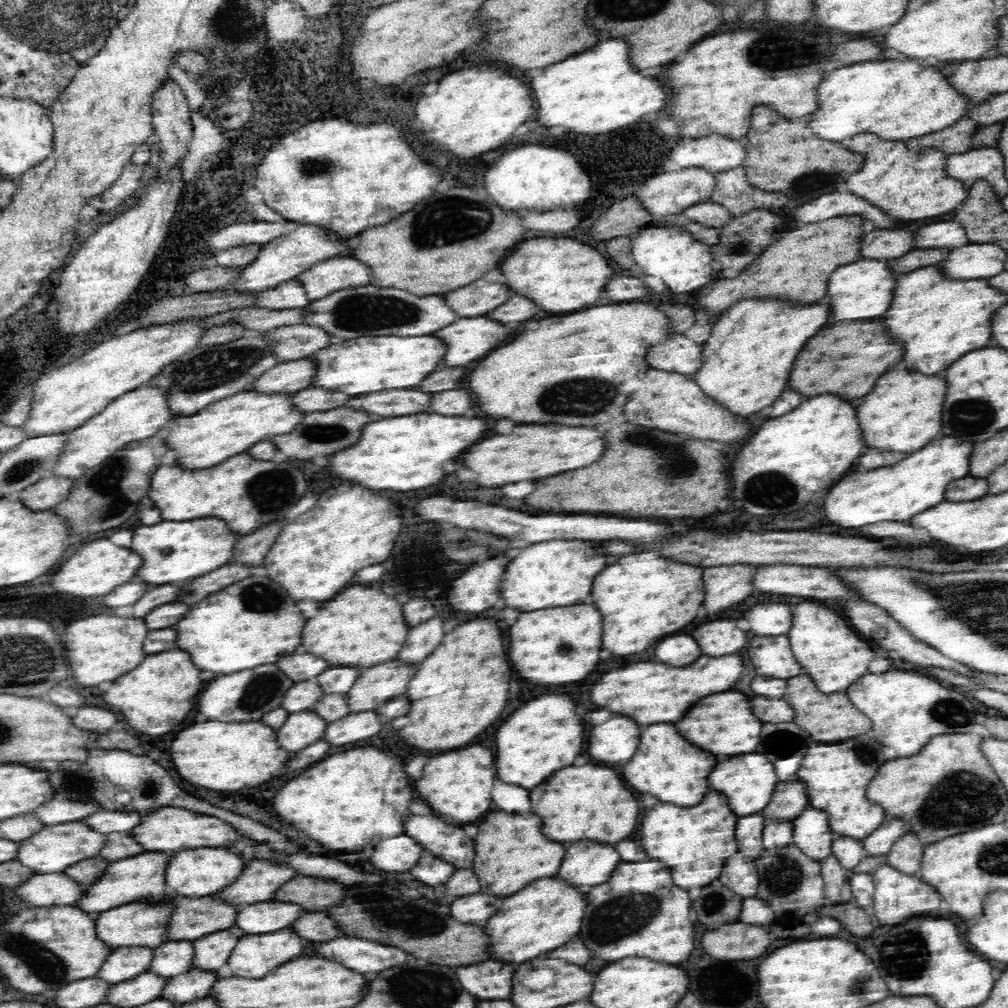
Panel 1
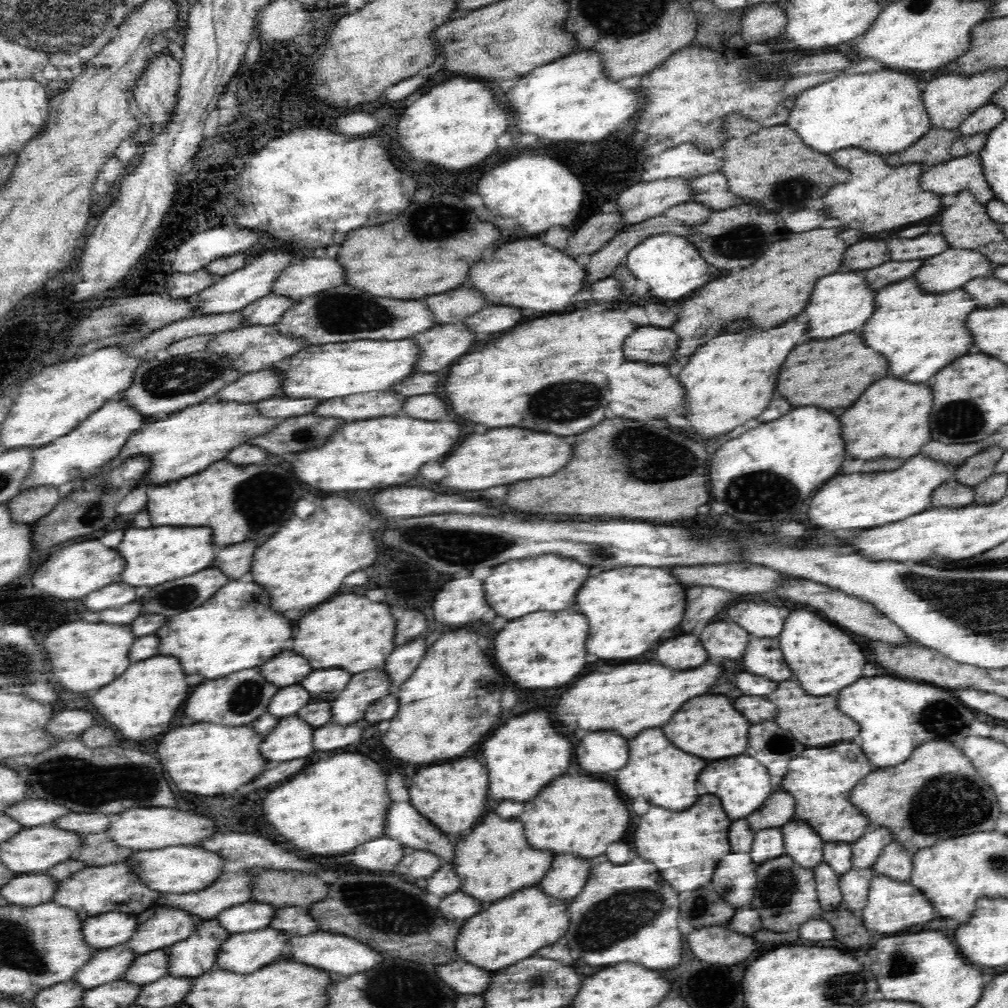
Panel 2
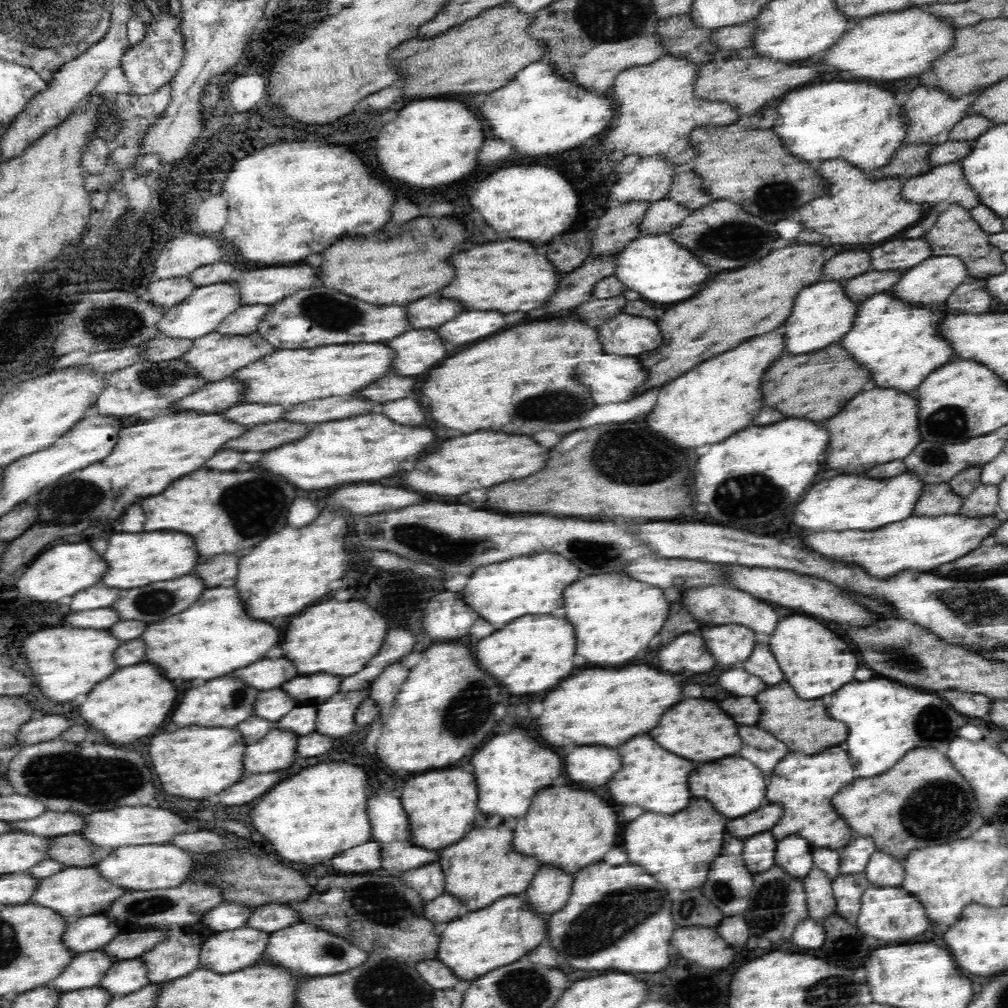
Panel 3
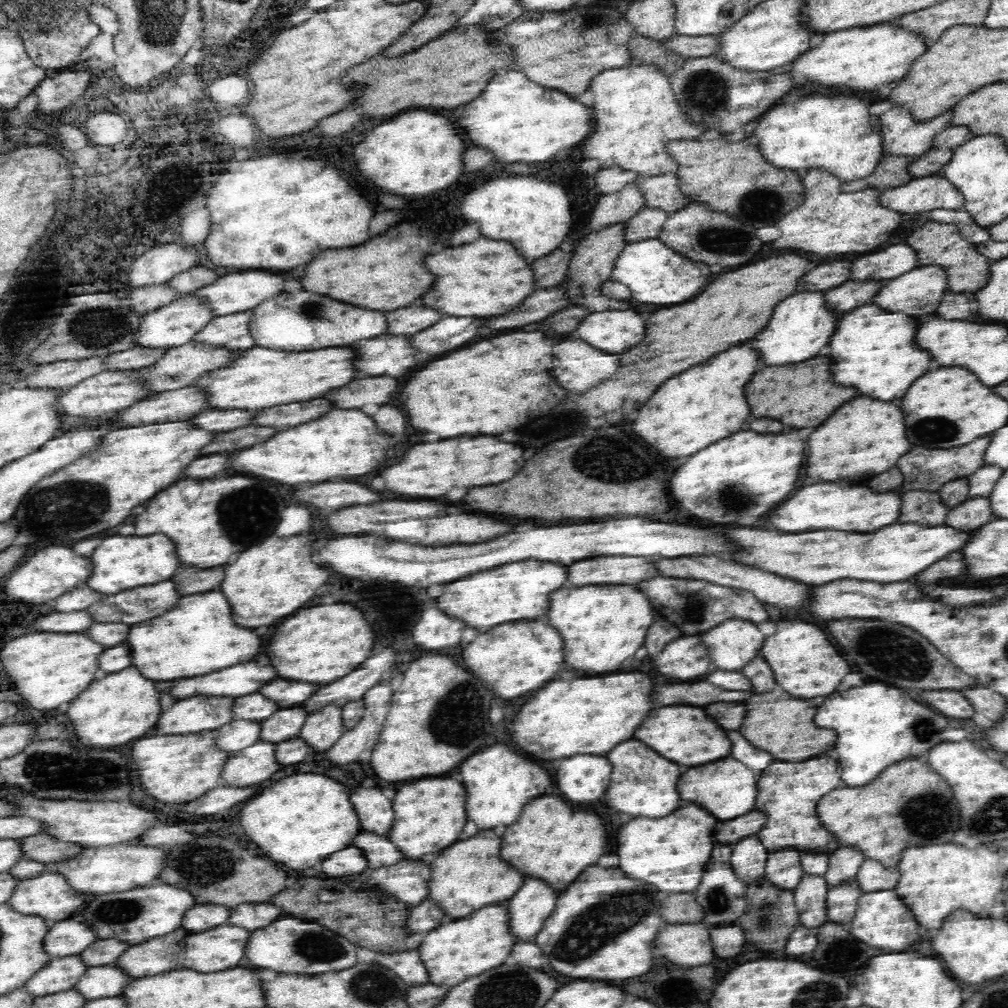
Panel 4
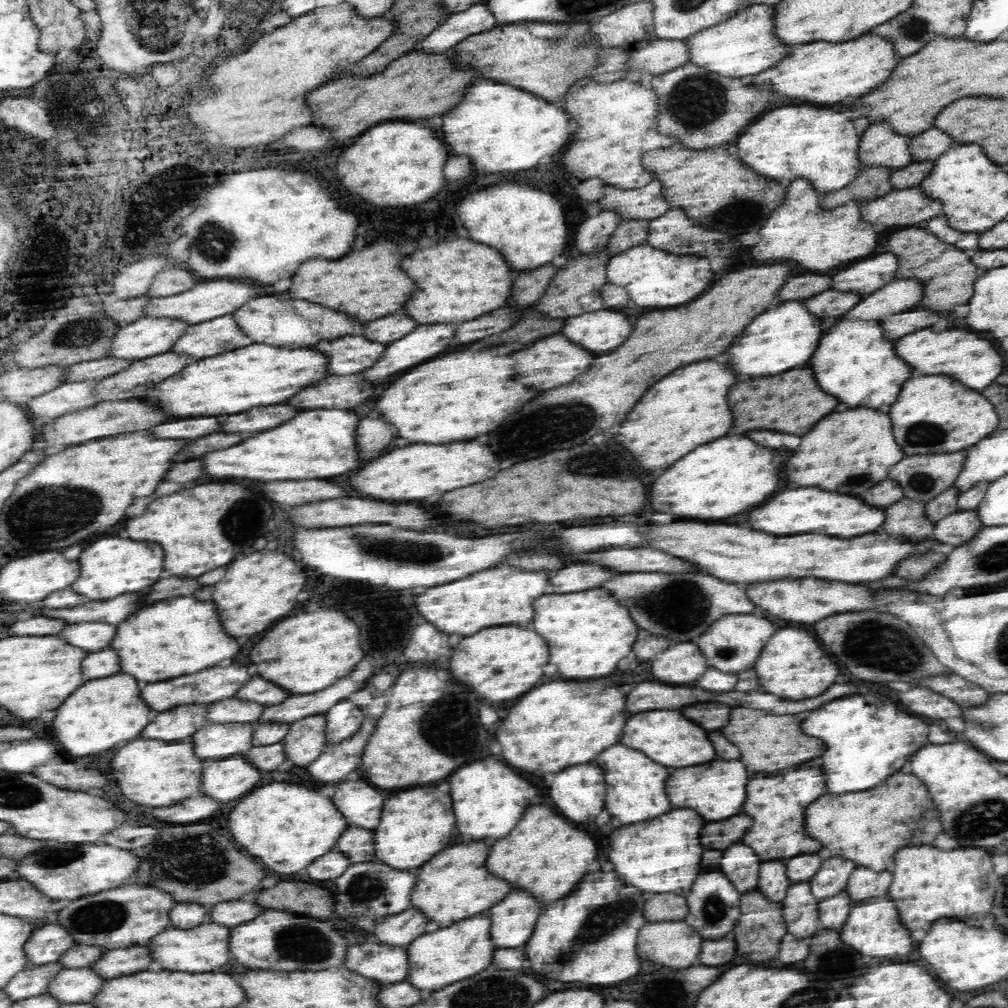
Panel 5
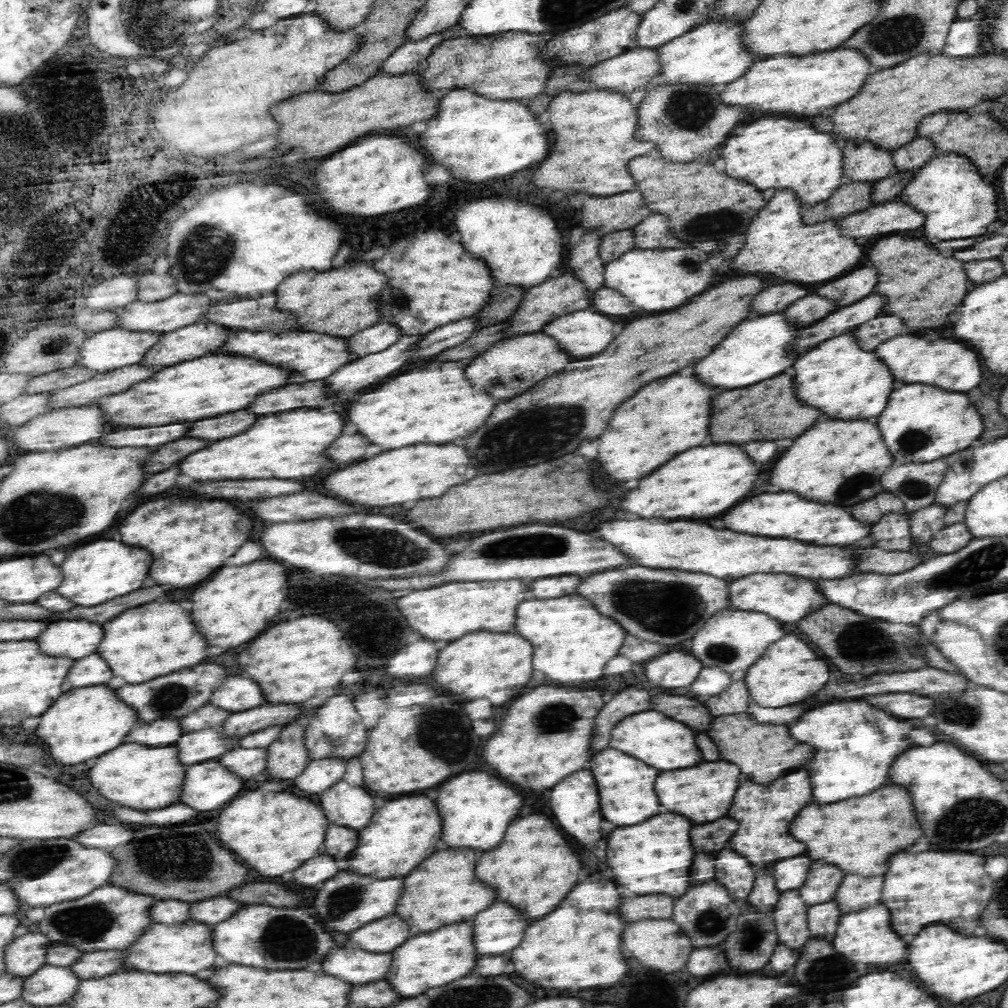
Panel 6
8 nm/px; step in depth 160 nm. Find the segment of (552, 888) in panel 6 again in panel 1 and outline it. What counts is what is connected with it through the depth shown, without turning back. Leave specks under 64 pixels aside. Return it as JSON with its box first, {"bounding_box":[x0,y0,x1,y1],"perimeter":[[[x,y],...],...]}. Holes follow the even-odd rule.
{"bounding_box":[530,762,640,844],"perimeter":[[[592,762],[584,766],[568,766],[558,770],[558,774],[546,778],[542,786],[536,786],[530,798],[532,812],[538,814],[544,822],[544,836],[556,842],[578,842],[588,838],[604,844],[618,844],[620,840],[628,838],[640,822],[640,802],[634,794],[630,794],[630,790],[626,790],[626,784],[622,782],[620,774],[608,766],[594,766]]]}

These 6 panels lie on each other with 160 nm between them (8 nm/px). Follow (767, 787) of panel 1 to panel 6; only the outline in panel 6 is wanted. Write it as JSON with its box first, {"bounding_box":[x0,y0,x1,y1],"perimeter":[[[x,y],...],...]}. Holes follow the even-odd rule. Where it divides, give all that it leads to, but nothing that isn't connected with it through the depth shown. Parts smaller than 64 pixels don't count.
{"bounding_box":[656,762,740,824],"perimeter":[[[702,762],[684,770],[660,772],[656,780],[656,794],[664,810],[684,814],[696,824],[714,822],[726,816],[726,810],[730,810],[730,798],[734,798],[734,790],[740,786],[734,778],[740,778],[738,766],[730,762]]]}

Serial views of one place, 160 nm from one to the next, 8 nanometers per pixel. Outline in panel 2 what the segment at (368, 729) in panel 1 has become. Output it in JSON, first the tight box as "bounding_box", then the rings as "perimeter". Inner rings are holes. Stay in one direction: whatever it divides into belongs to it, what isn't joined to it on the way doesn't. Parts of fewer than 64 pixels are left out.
{"bounding_box":[312,722,368,752],"perimeter":[[[355,722],[348,726],[326,724],[318,728],[312,736],[314,752],[320,752],[320,750],[328,752],[328,750],[338,750],[354,744],[362,736],[365,726],[368,726],[366,722]]]}

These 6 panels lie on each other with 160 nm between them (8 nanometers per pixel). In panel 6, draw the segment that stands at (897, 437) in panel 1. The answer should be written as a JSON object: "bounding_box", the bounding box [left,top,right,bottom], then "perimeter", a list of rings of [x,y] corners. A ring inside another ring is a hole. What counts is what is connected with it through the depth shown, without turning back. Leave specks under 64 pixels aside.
{"bounding_box":[770,420,892,506],"perimeter":[[[818,420],[810,430],[794,440],[794,444],[778,458],[770,484],[780,486],[782,490],[798,492],[800,496],[834,506],[854,506],[878,492],[864,492],[864,488],[880,490],[880,474],[892,465],[890,454],[886,454],[886,446],[882,446],[882,438],[878,438],[878,426],[870,422],[826,422]]]}

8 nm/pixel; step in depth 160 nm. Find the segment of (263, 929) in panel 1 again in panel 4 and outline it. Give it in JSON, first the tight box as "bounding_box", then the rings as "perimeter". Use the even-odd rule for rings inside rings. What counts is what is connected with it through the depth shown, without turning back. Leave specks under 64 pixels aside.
{"bounding_box":[180,904,231,933],"perimeter":[[[196,904],[188,907],[187,910],[183,912],[180,926],[188,932],[197,933],[198,931],[206,931],[208,927],[229,924],[227,912],[230,910],[231,907],[224,905]]]}

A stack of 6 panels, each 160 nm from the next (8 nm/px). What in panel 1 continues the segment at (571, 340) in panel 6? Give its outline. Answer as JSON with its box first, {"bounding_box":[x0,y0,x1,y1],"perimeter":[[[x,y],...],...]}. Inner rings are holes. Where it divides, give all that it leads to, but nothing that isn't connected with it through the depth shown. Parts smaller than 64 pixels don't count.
{"bounding_box":[646,334,702,380],"perimeter":[[[676,334],[666,342],[652,346],[646,354],[646,362],[656,370],[674,370],[678,374],[686,374],[686,378],[692,380],[690,370],[692,374],[697,370],[698,354],[702,354],[700,344]]]}

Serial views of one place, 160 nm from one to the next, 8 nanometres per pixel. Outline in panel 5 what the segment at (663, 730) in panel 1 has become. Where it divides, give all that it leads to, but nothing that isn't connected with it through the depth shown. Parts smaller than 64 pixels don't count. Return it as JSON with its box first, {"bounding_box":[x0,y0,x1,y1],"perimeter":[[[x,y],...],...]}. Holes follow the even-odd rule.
{"bounding_box":[594,746,670,824],"perimeter":[[[610,746],[594,760],[606,776],[608,792],[606,792],[606,810],[616,816],[622,824],[634,824],[650,818],[658,818],[670,810],[670,802],[666,802],[666,790],[662,790],[662,782],[666,782],[666,774],[670,774],[664,766],[650,762],[646,754],[638,754],[638,750],[630,750],[628,746]]]}

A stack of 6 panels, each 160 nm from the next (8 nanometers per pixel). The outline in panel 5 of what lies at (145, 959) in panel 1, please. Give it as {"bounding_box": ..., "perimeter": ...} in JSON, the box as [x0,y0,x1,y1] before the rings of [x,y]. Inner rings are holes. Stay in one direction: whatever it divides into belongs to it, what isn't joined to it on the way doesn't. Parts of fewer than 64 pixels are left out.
{"bounding_box":[2,961,65,1002],"perimeter":[[[58,961],[50,962],[22,969],[14,978],[10,978],[6,982],[6,986],[2,990],[14,1002],[44,994],[48,990],[48,986],[50,986],[50,980],[60,970],[65,969],[58,963]]]}

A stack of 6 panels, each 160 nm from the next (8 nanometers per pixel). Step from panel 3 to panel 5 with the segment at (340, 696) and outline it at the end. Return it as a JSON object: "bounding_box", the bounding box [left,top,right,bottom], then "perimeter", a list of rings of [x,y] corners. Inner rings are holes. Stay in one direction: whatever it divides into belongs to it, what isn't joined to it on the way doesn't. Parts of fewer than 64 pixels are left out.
{"bounding_box":[282,715,325,768],"perimeter":[[[323,715],[307,716],[290,723],[286,736],[282,738],[283,756],[286,756],[285,767],[306,768],[314,762],[325,747],[323,740]]]}

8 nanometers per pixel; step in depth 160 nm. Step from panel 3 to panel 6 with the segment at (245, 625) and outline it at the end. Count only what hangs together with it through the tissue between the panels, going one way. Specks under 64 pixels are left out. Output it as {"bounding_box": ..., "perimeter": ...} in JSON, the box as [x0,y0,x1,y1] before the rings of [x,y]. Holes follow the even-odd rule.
{"bounding_box":[98,602,206,684],"perimeter":[[[150,602],[106,622],[98,654],[108,662],[114,676],[134,684],[148,682],[158,674],[170,674],[170,670],[182,670],[182,666],[196,666],[206,660],[206,648],[198,642],[198,634],[190,630],[190,618],[186,618],[186,610],[178,602]]]}

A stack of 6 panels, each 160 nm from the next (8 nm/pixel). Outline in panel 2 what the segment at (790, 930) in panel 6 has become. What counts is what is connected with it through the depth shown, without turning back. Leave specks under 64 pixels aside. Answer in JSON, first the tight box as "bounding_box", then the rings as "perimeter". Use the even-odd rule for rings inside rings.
{"bounding_box":[813,861,842,910],"perimeter":[[[824,861],[813,869],[815,892],[818,893],[818,902],[822,910],[836,910],[842,902],[842,893],[838,884],[839,875]]]}

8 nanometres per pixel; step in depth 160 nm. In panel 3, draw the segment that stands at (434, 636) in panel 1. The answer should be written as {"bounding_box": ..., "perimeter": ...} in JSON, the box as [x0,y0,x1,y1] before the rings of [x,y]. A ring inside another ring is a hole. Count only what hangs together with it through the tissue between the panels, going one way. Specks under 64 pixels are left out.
{"bounding_box":[370,660,408,709],"perimeter":[[[401,660],[392,664],[390,668],[386,668],[378,678],[374,679],[370,688],[370,698],[376,701],[376,705],[382,709],[392,708],[394,706],[394,698],[398,694],[398,690],[402,688],[402,682],[406,680],[408,670],[402,666],[404,662]]]}

